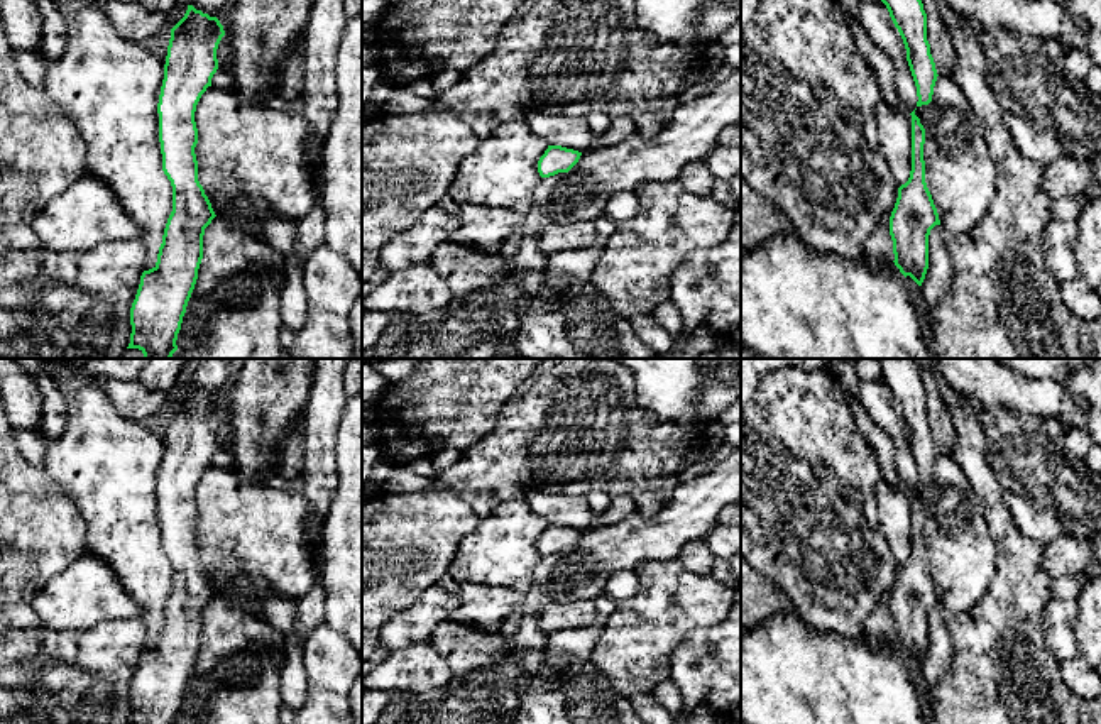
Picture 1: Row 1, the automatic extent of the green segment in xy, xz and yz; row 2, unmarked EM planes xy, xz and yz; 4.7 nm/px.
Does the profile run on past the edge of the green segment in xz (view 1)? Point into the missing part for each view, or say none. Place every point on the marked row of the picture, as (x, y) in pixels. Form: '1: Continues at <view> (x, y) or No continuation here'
1: No continuation here

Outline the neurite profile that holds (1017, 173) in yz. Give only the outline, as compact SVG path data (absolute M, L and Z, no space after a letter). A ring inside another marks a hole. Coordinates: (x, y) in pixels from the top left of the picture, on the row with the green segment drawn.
M950 19L950 37L957 56L950 78L984 123L984 139L996 166L996 196L971 232L944 237L954 277L928 313L934 359L1084 359L1079 340L1082 320L1065 308L1059 281L1045 264L1043 235L1052 222L1052 198L1040 189L1043 164L1022 154L1011 140L1005 110L986 81L981 29L967 19Z

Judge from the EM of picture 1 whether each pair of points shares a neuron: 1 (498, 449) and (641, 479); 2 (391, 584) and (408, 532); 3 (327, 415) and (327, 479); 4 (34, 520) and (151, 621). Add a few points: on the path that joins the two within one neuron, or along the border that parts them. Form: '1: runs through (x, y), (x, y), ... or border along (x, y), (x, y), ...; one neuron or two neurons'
1: runs through (533, 449), (606, 449); one neuron
2: runs through (391, 570), (391, 552), (398, 545); one neuron
3: runs through (323, 430), (323, 464); one neuron
4: border along (80, 511), (87, 526), (87, 550); two neurons

